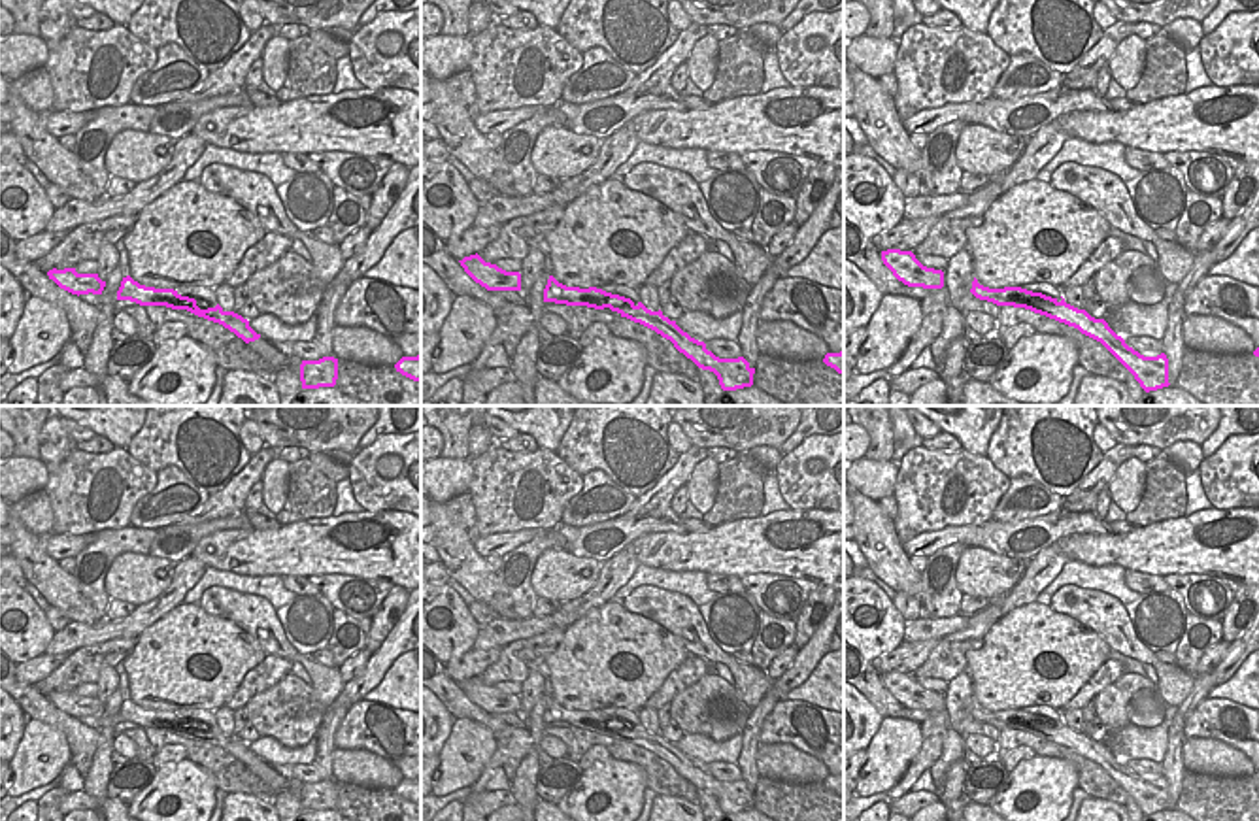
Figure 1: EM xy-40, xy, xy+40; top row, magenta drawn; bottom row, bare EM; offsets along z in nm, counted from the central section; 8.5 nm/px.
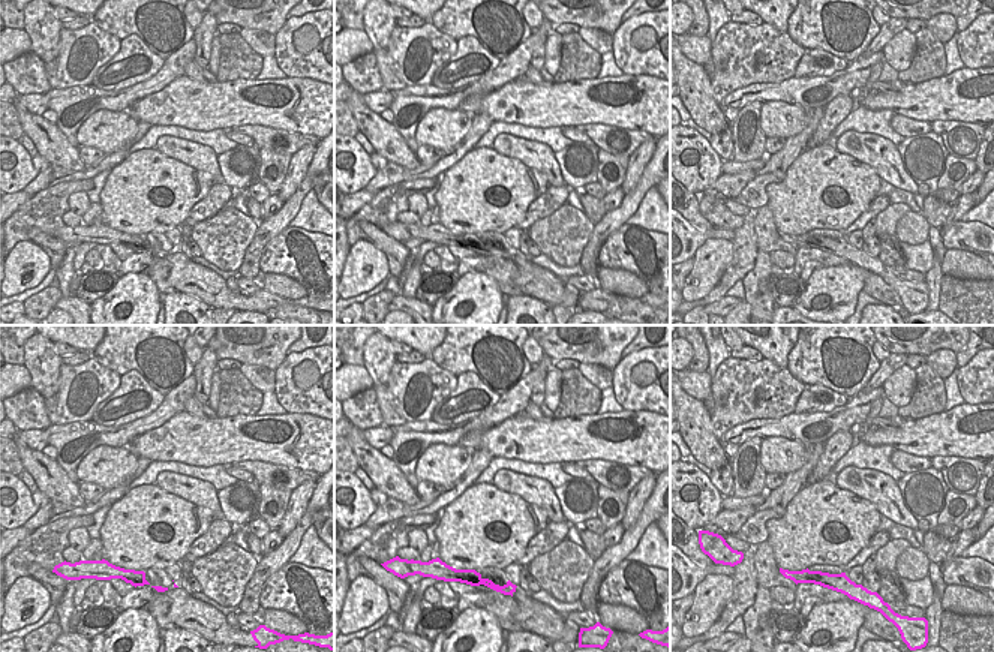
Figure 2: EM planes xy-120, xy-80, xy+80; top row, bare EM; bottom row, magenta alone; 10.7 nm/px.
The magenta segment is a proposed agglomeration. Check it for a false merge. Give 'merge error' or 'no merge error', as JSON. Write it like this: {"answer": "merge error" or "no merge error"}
{"answer": "no merge error"}

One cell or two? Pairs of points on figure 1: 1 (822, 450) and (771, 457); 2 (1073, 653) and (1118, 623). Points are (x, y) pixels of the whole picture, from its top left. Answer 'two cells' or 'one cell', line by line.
1: two cells
2: two cells

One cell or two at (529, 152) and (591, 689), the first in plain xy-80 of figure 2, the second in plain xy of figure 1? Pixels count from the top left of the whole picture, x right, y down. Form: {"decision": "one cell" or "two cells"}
{"decision": "two cells"}

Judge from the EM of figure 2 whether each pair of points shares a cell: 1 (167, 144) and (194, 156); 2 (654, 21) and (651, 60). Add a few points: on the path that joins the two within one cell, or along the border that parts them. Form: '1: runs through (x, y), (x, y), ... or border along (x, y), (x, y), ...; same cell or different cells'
1: runs through (173, 147), (188, 152); same cell
2: runs through (637, 21), (625, 32), (625, 47), (634, 56); same cell

